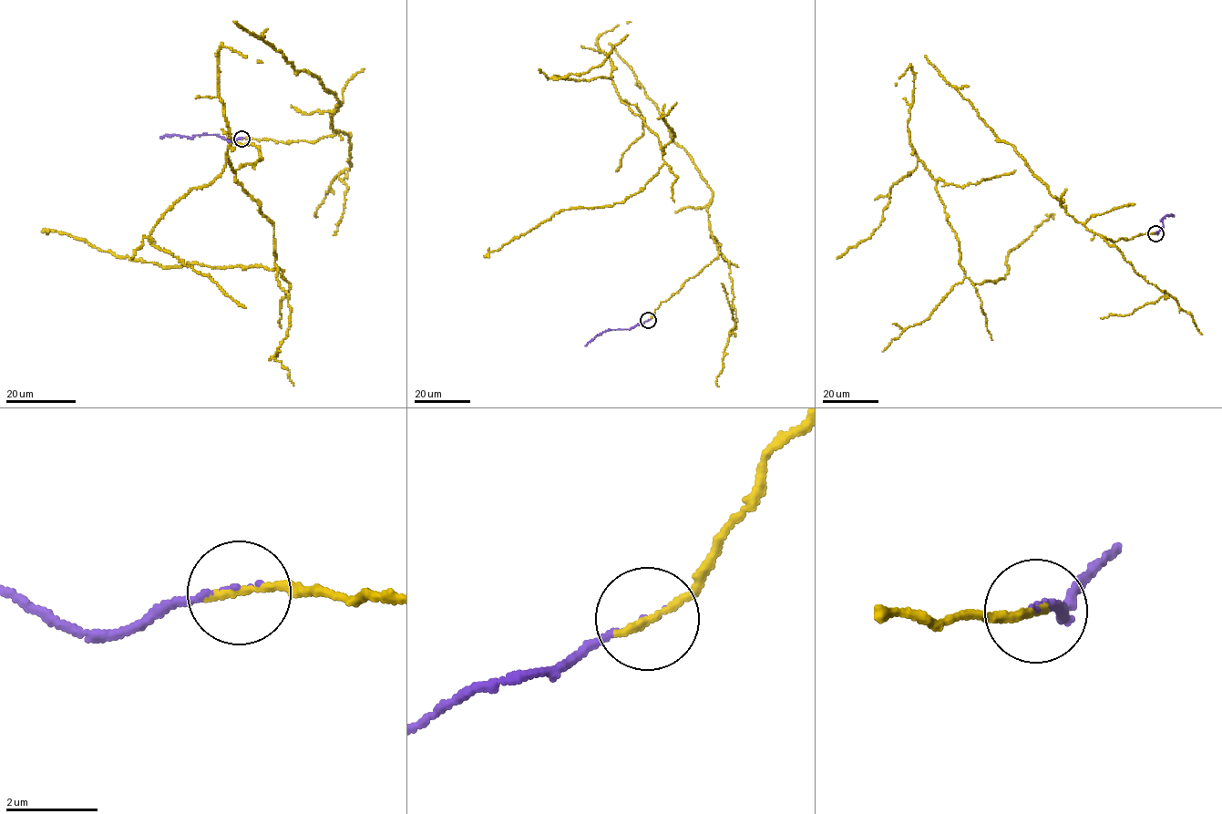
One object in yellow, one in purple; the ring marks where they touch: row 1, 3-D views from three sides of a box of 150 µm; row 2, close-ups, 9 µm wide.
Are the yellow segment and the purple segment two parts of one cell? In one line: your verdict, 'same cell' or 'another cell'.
another cell

